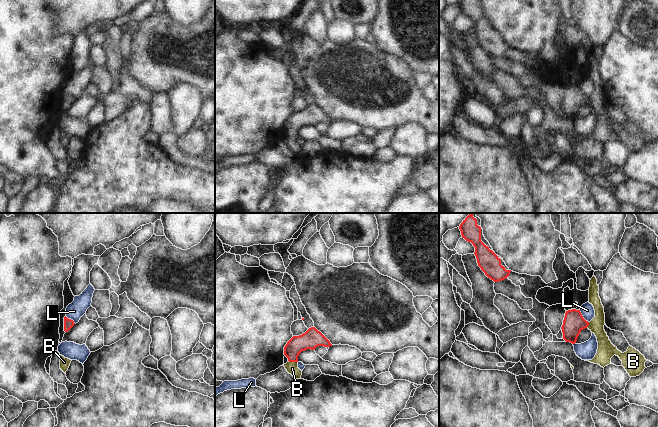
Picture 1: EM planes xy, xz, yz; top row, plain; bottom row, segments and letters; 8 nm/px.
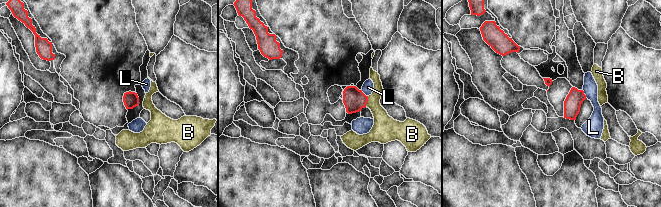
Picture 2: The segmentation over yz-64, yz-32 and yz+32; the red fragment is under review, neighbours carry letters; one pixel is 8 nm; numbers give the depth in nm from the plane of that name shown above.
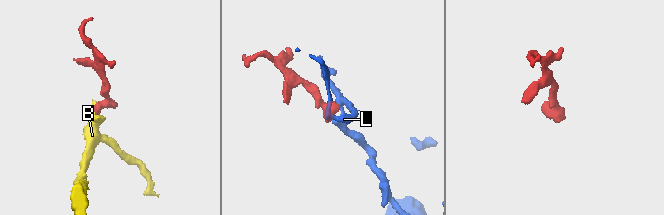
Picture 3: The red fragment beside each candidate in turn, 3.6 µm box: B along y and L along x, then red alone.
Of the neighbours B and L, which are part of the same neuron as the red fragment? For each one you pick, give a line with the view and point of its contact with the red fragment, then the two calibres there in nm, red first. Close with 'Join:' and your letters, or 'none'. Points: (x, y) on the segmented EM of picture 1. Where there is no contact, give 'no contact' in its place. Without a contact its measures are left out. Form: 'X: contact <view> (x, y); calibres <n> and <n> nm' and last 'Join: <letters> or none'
B: contact xz (293, 361); calibres 160 and 100 nm
Join: B

